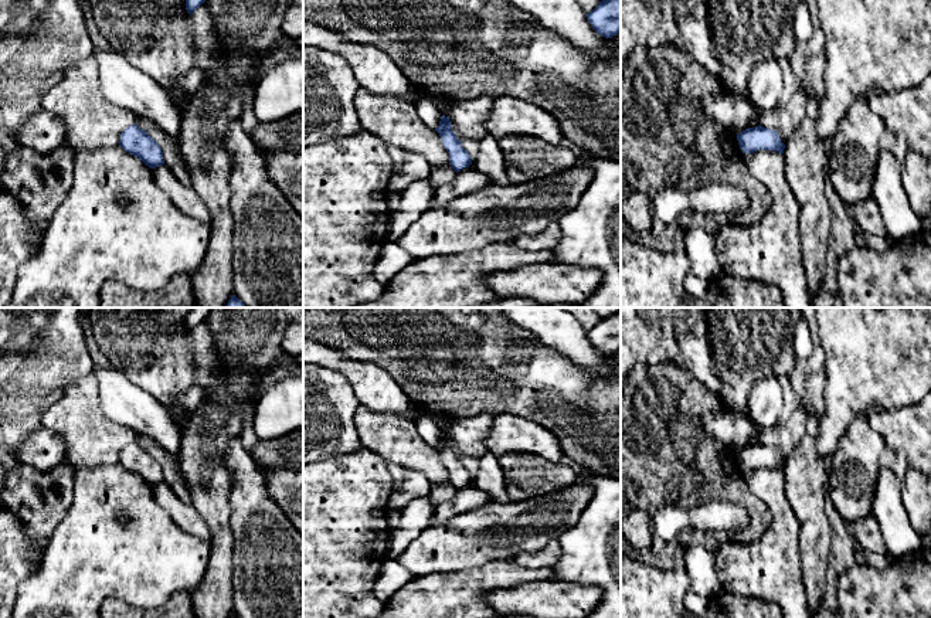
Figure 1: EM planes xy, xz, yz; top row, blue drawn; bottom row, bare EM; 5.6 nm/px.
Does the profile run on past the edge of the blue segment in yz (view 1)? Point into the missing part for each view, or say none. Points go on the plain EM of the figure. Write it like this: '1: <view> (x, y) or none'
1: none

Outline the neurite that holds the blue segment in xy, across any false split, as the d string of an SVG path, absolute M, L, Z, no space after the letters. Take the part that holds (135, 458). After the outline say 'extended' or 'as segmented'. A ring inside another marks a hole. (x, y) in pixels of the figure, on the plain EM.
M136 441L120 451L119 464L139 475L150 486L164 482L163 471L157 459Z; as segmented

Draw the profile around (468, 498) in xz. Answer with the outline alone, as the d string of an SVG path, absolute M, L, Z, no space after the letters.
M472 482L456 490L455 496L434 509L431 523L446 523L451 519L493 503L490 496Z

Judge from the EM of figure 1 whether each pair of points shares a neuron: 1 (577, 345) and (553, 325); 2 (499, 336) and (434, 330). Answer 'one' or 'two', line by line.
1: one
2: one

